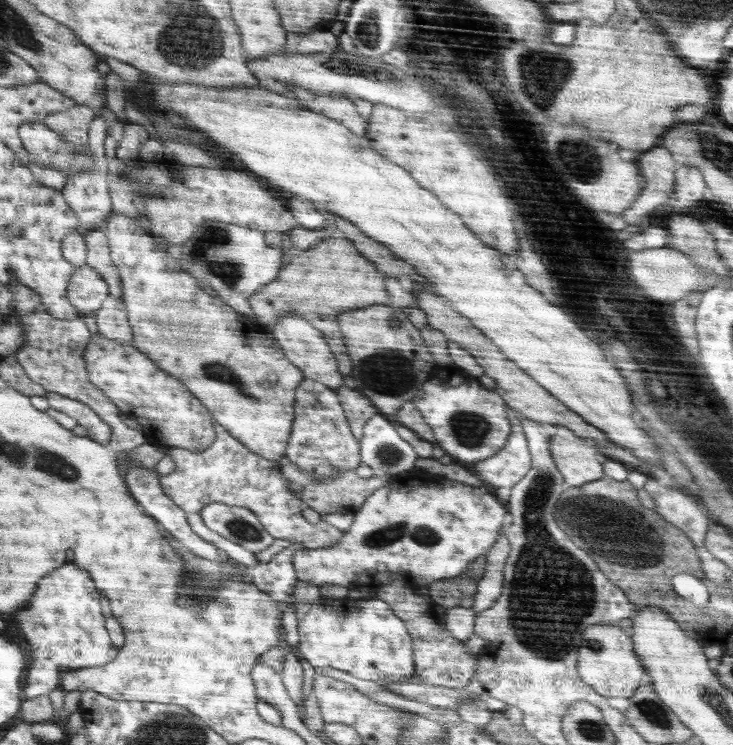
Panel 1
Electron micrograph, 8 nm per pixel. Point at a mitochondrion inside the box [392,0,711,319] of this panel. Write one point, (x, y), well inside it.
(538, 85)

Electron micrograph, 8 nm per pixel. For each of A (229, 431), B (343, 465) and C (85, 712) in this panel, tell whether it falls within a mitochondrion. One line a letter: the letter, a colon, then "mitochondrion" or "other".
A: other
B: other
C: other

